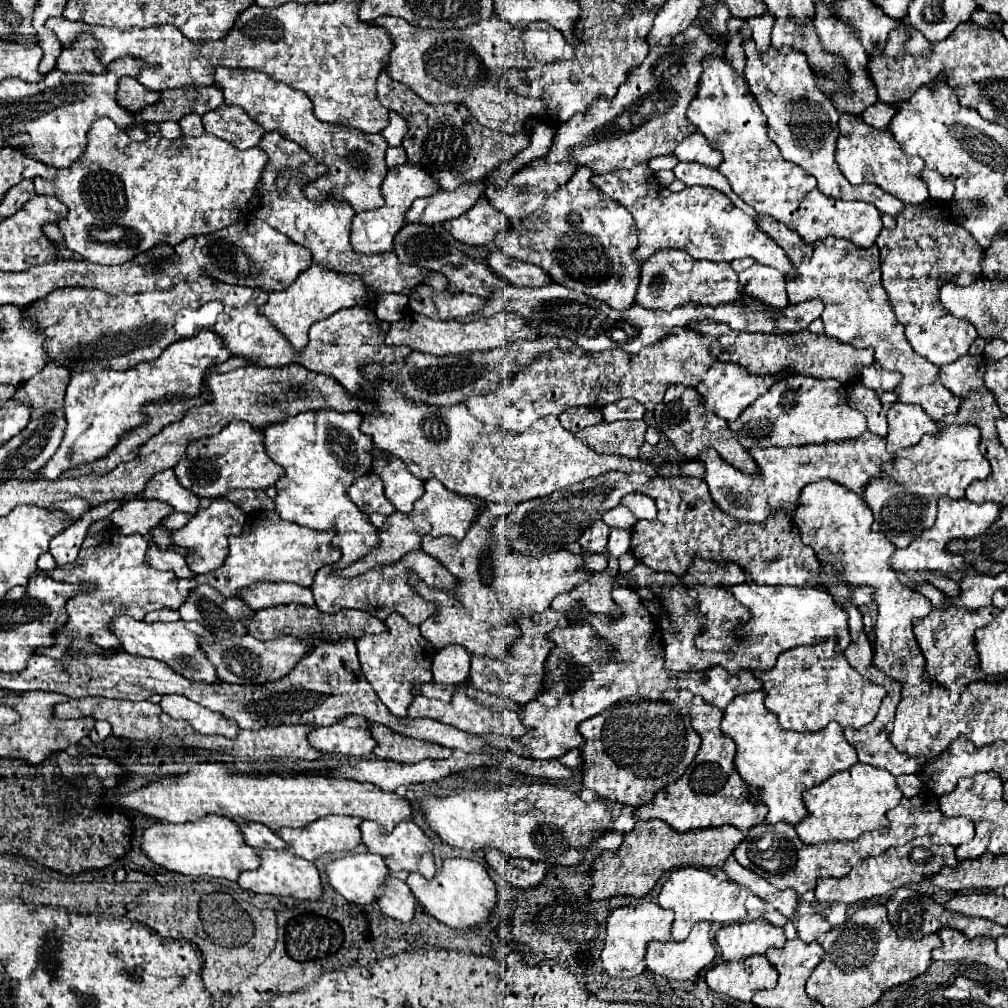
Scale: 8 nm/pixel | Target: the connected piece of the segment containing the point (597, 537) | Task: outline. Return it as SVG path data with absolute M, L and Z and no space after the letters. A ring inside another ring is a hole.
M597 520L583 532L583 536L579 538L579 546L583 552L601 554L601 550L607 548L607 536L609 536L609 526L603 520Z

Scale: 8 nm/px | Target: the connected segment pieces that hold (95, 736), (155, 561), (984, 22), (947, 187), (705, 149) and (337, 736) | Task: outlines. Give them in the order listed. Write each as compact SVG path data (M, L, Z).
M97 720L97 722L95 722L95 728L89 732L89 736L91 736L93 742L105 740L109 734L111 734L111 726L109 726L107 722L103 722L103 720Z
M149 544L149 564L157 570L171 570L177 578L195 578L187 566L187 560L173 550L157 550L157 546Z
M983 10L973 12L971 20L977 22L979 26L993 26L993 28L1001 28L1001 24L1003 24L1003 20L997 18L997 14L989 14L989 12L983 12Z
M923 170L923 180L927 182L927 188L929 188L929 196L935 198L935 200L945 200L949 202L953 198L953 184L945 178L941 178L941 174L933 172L933 170Z
M695 132L691 138L685 138L685 142L677 146L675 156L681 162L701 162L711 168L717 168L721 164L721 154L711 148L709 140L701 132Z
M345 716L333 726L317 726L309 732L309 742L319 752L351 758L365 758L377 744L369 734L369 722L361 716Z

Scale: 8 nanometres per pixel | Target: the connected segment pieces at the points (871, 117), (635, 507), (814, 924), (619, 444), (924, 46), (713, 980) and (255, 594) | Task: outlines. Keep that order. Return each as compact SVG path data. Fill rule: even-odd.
M875 102L873 106L869 106L861 118L873 126L873 128L887 128L889 126L889 120L893 118L893 106L885 104L885 102Z
M627 494L623 500L621 500L623 506L627 506L637 518L655 518L655 504L653 504L653 498L645 496L645 494Z
M803 914L797 918L797 936L805 942L819 940L829 930L831 924L821 914Z
M621 420L621 422L601 422L577 432L591 450L599 454L619 454L627 458L641 458L641 446L645 444L645 420Z
M909 26L909 30L913 32L913 38L909 40L909 46L907 46L907 54L913 54L913 56L919 56L919 54L927 54L929 52L929 42Z
M747 956L737 962L719 962L705 976L711 990L741 1002L751 1002L753 994L777 984L777 968L765 956Z
M255 582L239 592L239 598L245 600L251 610L261 610L279 604L315 604L313 592L307 586L299 586L293 582Z

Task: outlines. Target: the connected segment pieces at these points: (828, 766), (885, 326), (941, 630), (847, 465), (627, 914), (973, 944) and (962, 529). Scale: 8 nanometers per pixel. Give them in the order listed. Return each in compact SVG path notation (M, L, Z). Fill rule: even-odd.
M765 692L739 694L725 708L721 730L737 744L735 768L751 788L749 800L767 806L767 822L797 824L805 818L801 794L839 770L849 770L857 762L855 748L845 740L837 722L831 722L821 734L797 734L781 728L775 714L765 706Z
M757 214L755 222L761 232L769 234L785 250L789 262L797 270L797 276L787 276L787 296L791 304L819 298L825 304L825 312L821 316L825 324L825 334L855 348L875 348L877 364L881 364L885 370L897 370L903 374L903 380L897 386L901 402L923 406L923 410L933 420L957 412L961 398L953 396L941 384L939 366L933 366L909 346L903 326L893 316L889 294L881 284L877 246L861 248L853 242L845 242L845 238L827 238L825 242L807 244L797 238L795 230L789 230L785 224L777 222L769 214Z
M989 606L977 614L969 614L965 608L947 608L947 610L931 610L929 616L917 618L913 622L913 632L925 632L925 666L927 674L943 684L953 698L953 702L959 698L959 692L973 680L985 678L977 670L977 658L973 658L973 634L977 628L989 624L995 620L999 610L995 606Z
M867 430L855 440L751 450L751 456L759 466L757 476L749 476L735 470L731 464L723 462L715 450L703 454L699 460L703 460L707 466L705 482L709 484L709 492L723 512L735 516L737 520L763 522L773 510L787 510L791 514L799 504L799 492L803 490L803 486L817 482L821 478L835 480L861 496L867 480L871 476L881 476L879 466L887 458L887 450L885 450L885 438L875 436ZM761 472L763 472L763 480L761 480Z
M641 902L641 904L629 904L615 908L607 918L607 936L605 936L605 948L601 952L603 968L613 978L633 978L645 970L643 954L645 946L651 940L671 940L671 922L673 922L673 910L661 908L657 902Z
M951 926L941 928L939 936L943 940L943 946L933 950L933 960L943 960L943 962L969 960L985 964L993 970L1007 970L1007 962L997 954L993 938L989 936L967 938L965 934L961 934Z
M943 496L943 498L939 498L939 514L937 514L937 520L935 520L933 528L925 530L921 534L921 538L913 540L907 548L897 550L893 554L893 558L889 560L889 564L897 572L905 572L905 574L911 574L915 570L937 570L937 572L967 570L969 564L965 562L965 558L953 556L953 554L945 554L947 542L951 538L975 538L977 534L983 534L993 524L993 520L997 520L997 514L999 514L999 506L993 504L993 502L973 504L967 498L951 500L949 496Z

